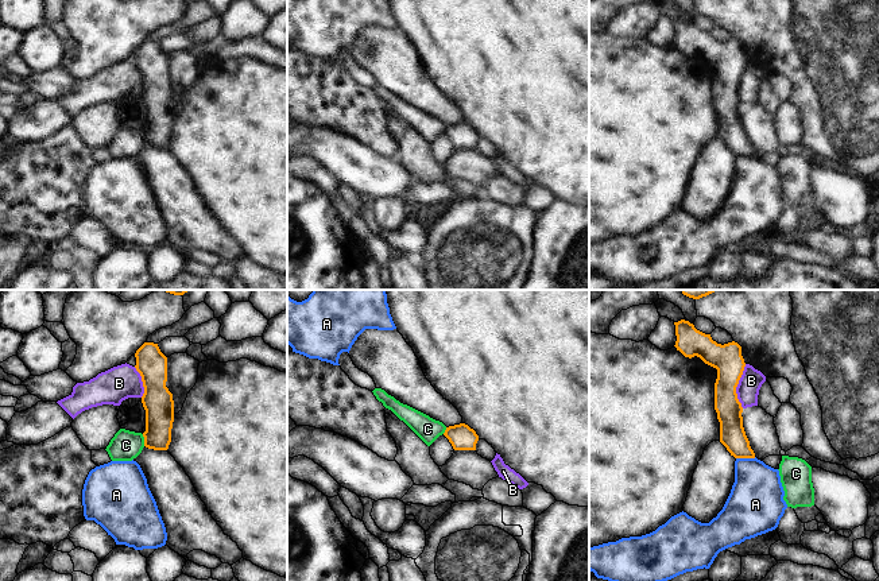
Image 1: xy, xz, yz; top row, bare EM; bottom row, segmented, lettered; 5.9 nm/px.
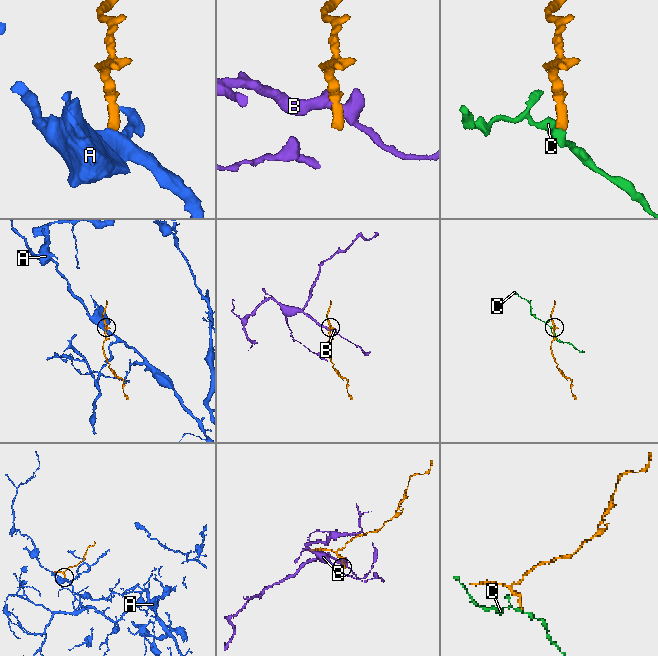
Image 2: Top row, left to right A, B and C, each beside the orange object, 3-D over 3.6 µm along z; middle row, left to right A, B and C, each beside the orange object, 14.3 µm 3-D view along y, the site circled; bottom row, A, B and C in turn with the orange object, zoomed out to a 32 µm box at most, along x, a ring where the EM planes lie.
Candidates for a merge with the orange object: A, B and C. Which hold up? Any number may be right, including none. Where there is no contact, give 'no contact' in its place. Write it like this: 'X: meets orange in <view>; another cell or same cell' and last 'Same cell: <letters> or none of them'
A: meets orange in yz; another cell
B: meets orange in yz; another cell
C: meets orange in xy; another cell
Same cell: none of them

